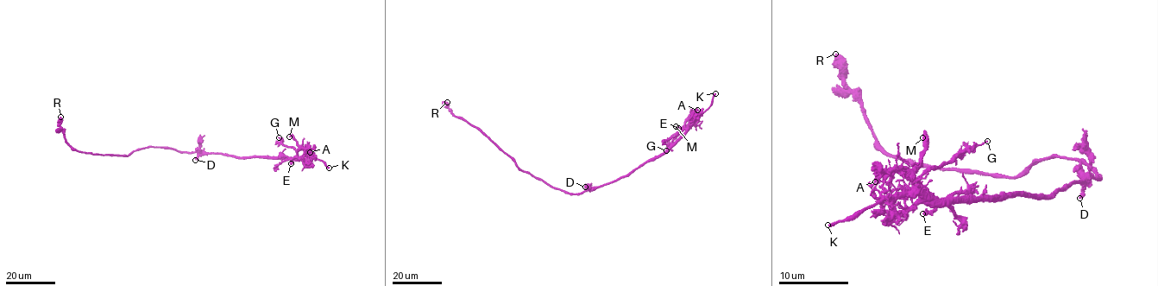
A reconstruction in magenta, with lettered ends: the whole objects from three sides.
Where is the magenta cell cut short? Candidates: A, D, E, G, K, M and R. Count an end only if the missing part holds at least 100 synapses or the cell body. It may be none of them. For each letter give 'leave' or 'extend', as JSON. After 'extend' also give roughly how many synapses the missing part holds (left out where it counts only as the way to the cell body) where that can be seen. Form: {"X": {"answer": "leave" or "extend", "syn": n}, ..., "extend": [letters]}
{"A": {"answer": "leave"}, "D": {"answer": "leave"}, "E": {"answer": "leave"}, "G": {"answer": "leave"}, "K": {"answer": "extend"}, "M": {"answer": "leave"}, "R": {"answer": "leave"}, "extend": ["K"]}

